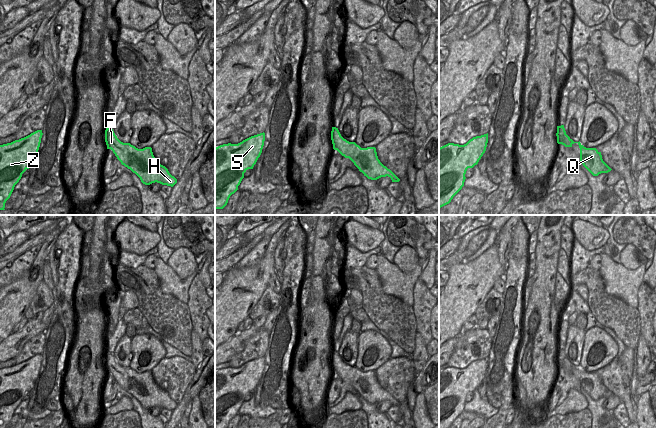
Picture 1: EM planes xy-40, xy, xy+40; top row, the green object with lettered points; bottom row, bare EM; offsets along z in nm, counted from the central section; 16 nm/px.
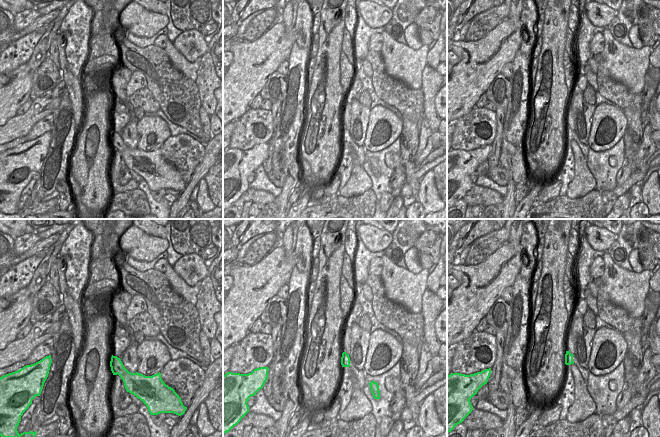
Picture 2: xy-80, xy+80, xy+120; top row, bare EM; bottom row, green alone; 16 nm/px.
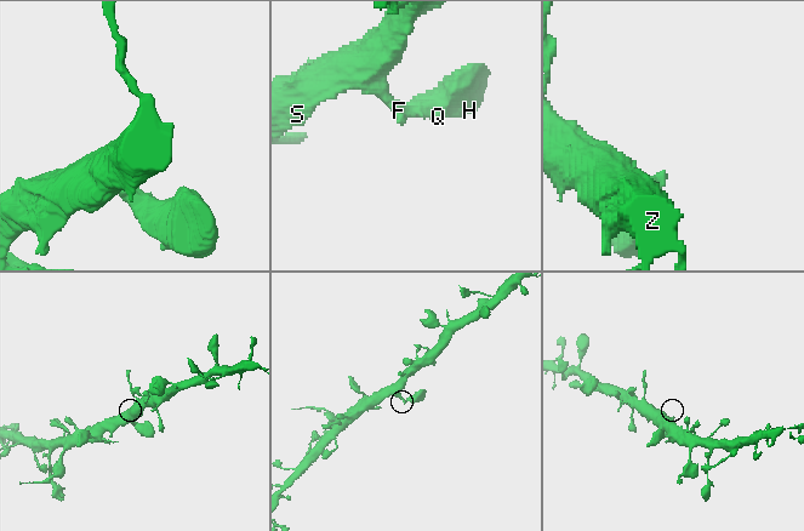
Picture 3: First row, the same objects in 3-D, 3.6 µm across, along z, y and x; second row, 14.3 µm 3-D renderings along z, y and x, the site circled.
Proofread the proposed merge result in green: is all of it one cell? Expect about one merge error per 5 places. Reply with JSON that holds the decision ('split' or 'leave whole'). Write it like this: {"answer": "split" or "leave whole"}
{"answer": "leave whole"}

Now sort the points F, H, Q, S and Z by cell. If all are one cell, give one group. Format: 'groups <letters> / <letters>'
groups F H Q S Z

